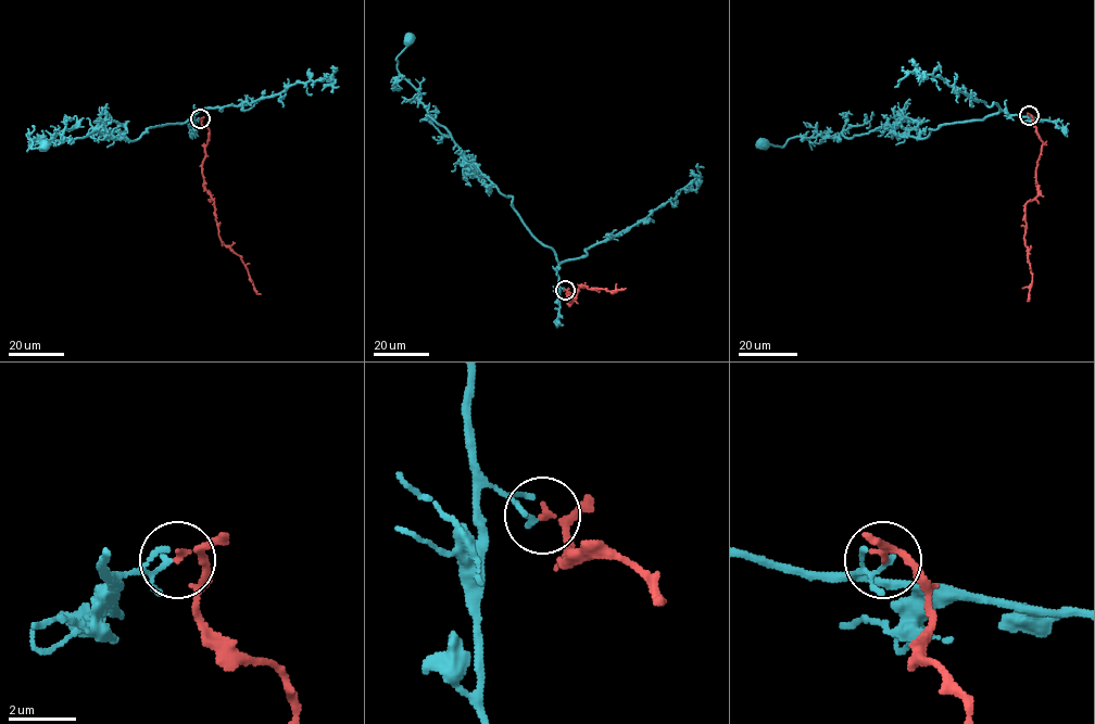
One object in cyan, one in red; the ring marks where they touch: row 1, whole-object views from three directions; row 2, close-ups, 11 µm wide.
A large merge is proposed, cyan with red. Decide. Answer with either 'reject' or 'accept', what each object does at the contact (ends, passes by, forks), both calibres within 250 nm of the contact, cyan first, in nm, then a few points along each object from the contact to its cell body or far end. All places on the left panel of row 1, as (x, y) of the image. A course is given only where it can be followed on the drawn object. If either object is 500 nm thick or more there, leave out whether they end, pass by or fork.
reject; cyan passes by; red passes by; 110 nm thick on the cyan side, 150 nm on the other; cyan runs (199, 118), (151, 126), (134, 140), (96, 130), (32, 140), (32, 148), (45, 145); red runs (200, 118), (209, 130), (202, 175), (204, 189), (214, 203), (218, 237), (241, 258), (254, 291), (261, 294)

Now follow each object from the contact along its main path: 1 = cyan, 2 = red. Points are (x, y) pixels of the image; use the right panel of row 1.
1: (1029, 115), (999, 111), (945, 123), (924, 138), (880, 127), (851, 138), (762, 143)
2: (1029, 115), (1043, 143), (1035, 175), (1037, 194), (1026, 205), (1024, 240), (1032, 276), (1028, 302)

